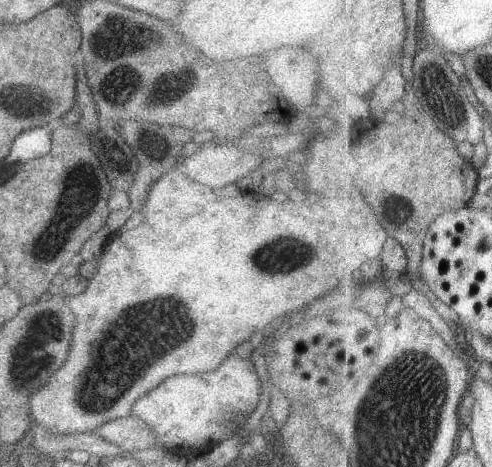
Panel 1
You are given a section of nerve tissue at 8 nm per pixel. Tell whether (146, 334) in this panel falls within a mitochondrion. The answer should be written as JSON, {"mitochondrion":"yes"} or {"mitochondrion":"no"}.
{"mitochondrion":"yes"}

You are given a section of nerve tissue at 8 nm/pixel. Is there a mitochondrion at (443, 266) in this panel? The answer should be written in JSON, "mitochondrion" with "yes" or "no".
{"mitochondrion":"no"}

